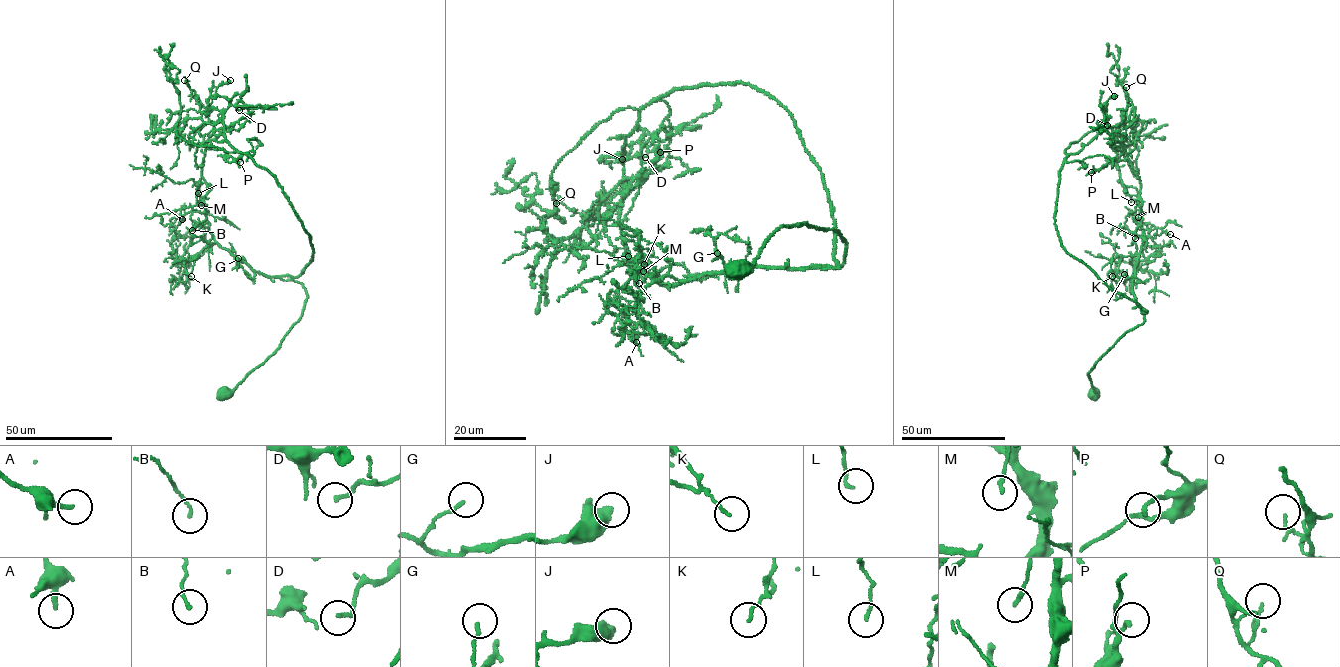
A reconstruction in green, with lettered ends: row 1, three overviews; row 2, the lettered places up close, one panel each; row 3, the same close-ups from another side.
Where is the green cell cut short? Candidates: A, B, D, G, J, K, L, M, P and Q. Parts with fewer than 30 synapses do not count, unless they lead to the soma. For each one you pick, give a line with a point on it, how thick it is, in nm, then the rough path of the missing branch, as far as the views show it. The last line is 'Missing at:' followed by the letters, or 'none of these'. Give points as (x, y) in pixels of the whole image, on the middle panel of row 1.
D: Place: (645, 157). Thickness 110 nm. Course of what is missing: (645, 157), (630, 174)
Missing at: D

